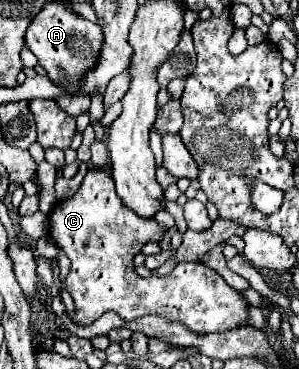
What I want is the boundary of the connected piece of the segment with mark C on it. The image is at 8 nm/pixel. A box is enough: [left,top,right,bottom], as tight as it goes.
[48,168,248,334]

